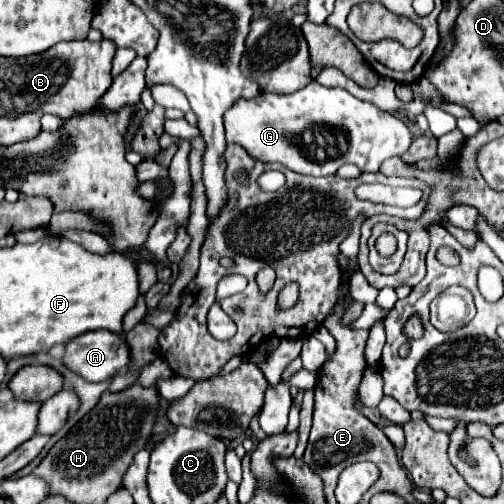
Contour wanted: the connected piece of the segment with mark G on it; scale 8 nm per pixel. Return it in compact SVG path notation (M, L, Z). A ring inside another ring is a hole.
M311 82L293 94L261 94L249 100L235 100L225 112L225 130L227 144L243 146L251 158L259 162L279 162L293 172L309 176L335 174L343 164L355 164L361 168L361 172L377 172L383 160L401 156L413 142L409 124L399 116L385 112L371 102L359 100L343 88L327 88L317 82Z

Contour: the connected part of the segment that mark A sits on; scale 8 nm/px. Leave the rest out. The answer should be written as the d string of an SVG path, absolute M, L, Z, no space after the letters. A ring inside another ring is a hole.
M93 330L91 334L81 334L65 344L65 366L89 382L103 382L123 372L129 364L129 344L123 334L111 334L109 330Z

